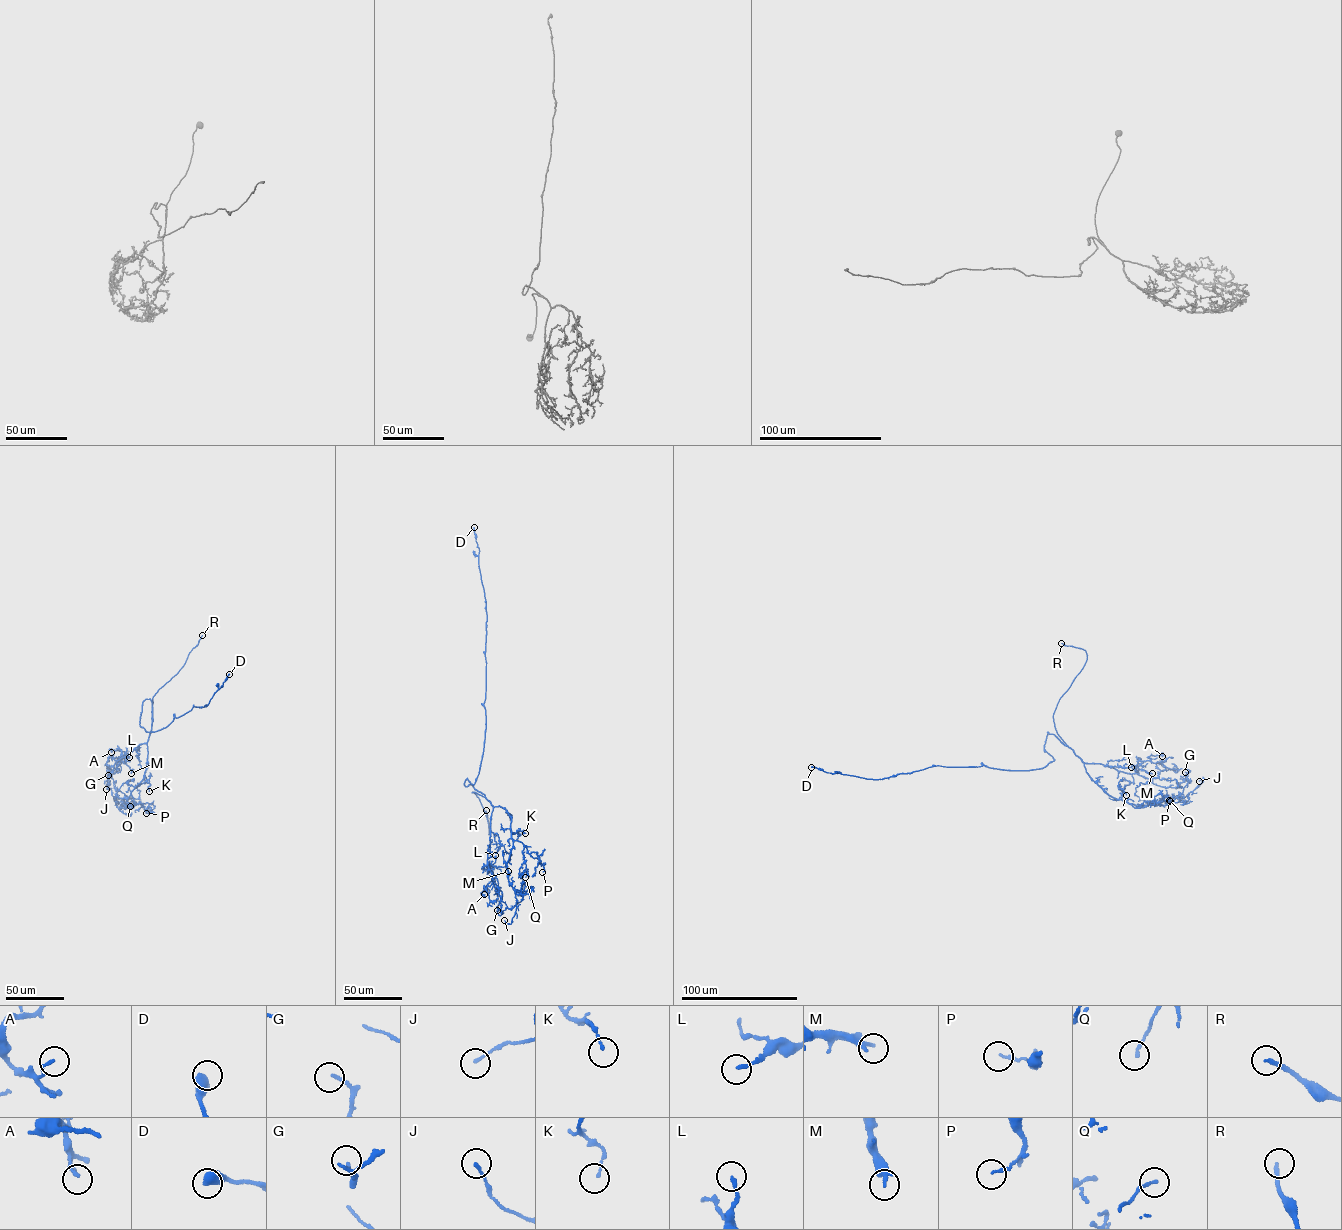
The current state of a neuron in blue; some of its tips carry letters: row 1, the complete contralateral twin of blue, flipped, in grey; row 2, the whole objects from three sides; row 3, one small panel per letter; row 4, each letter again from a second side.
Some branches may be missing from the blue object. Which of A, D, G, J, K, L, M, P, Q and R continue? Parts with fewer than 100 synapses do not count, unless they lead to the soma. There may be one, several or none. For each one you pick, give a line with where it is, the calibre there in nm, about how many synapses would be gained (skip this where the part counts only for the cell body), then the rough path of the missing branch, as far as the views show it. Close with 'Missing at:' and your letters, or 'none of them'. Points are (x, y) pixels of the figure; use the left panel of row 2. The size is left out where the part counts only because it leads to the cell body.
R: place (202, 635); calibre 190 nm
Missing at: R

